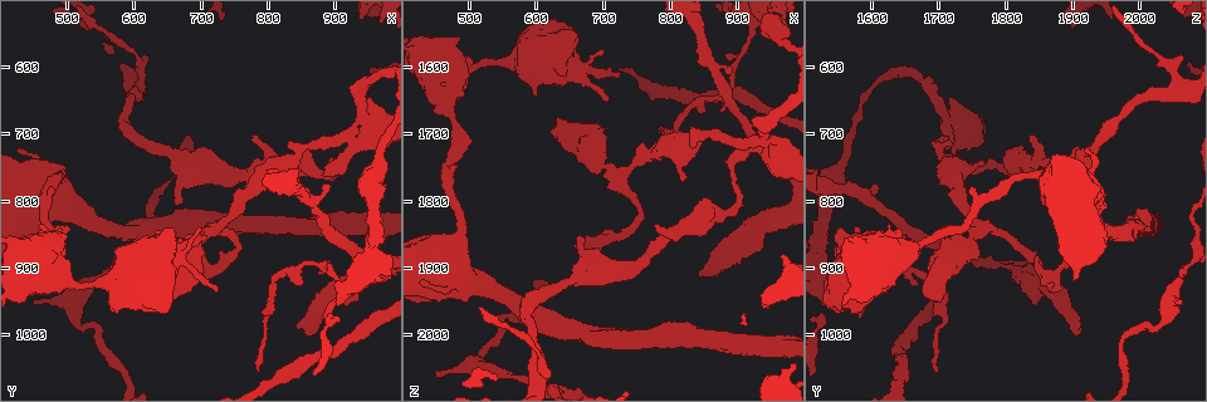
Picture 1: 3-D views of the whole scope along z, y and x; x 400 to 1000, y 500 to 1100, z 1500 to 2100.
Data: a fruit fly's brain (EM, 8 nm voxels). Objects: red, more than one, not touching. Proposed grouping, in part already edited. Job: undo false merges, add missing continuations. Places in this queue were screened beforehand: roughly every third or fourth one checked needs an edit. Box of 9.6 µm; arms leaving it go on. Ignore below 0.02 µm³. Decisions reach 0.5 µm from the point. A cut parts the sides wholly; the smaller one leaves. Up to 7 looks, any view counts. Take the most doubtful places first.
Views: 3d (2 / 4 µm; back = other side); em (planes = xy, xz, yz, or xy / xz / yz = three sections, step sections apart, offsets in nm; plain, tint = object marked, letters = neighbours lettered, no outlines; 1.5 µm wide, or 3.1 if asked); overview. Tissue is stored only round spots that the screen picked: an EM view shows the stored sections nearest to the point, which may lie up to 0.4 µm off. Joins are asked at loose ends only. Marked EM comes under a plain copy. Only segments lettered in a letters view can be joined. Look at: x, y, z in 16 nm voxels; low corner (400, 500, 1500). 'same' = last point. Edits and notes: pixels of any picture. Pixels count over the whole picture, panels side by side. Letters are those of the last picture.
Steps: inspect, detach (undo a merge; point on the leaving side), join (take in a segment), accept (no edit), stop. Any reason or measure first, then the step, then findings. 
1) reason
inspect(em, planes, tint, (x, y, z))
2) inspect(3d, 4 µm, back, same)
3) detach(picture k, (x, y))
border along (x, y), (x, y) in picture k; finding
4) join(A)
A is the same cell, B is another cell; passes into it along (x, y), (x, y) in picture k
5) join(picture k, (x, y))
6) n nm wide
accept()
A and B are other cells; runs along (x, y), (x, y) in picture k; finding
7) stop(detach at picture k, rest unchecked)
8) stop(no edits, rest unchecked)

stops while still wide
inspect(em, planes, letters, (845, 985, 1910))

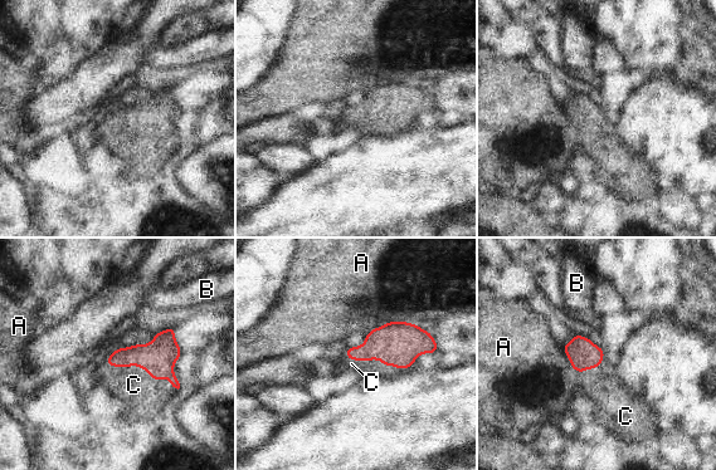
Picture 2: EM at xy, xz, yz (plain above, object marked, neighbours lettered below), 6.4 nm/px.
join(C)
C is the same cell, A and B are other cells; it goes on there

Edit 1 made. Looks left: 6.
inspect(overview)

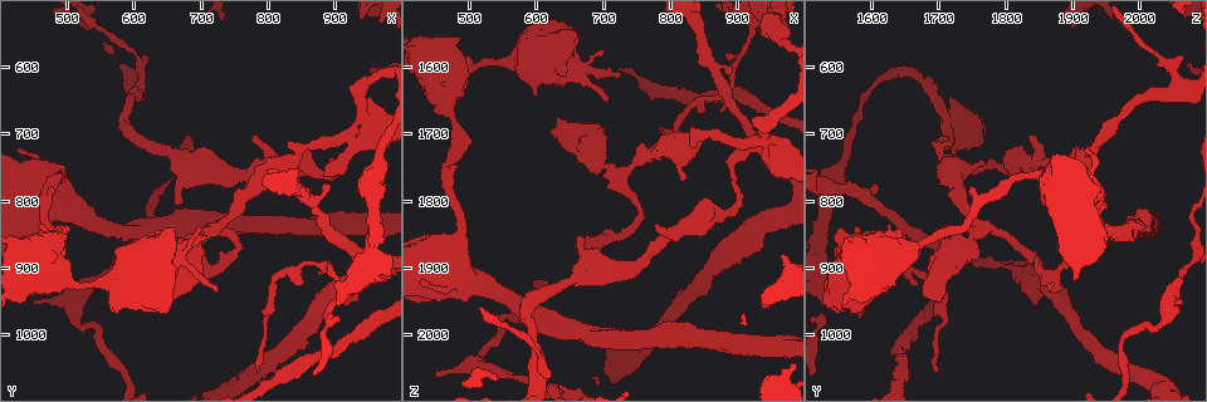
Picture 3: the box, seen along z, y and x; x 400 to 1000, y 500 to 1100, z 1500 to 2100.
branch stops here
inspect(em, planes, letters, (450, 950, 2065))

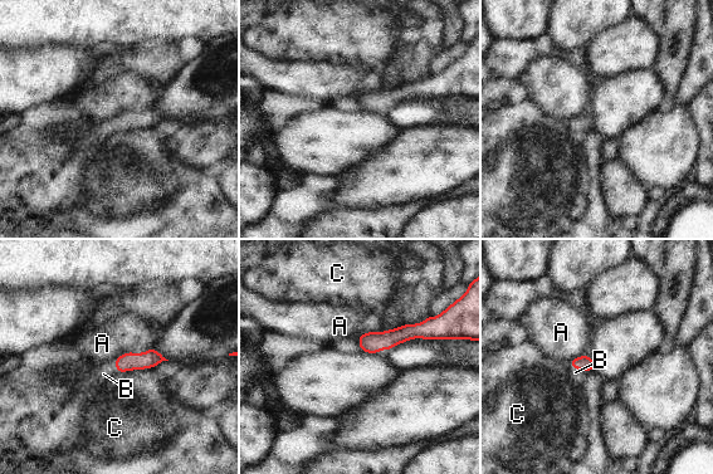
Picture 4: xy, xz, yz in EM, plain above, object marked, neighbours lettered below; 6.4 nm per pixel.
B touches over 150 nm
join(B)
B is the same cell, A and C are other cells; passes into it along (127, 361), (121, 371), (103, 374) in picture 4; it goes on there

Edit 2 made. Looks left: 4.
inspect(overview)

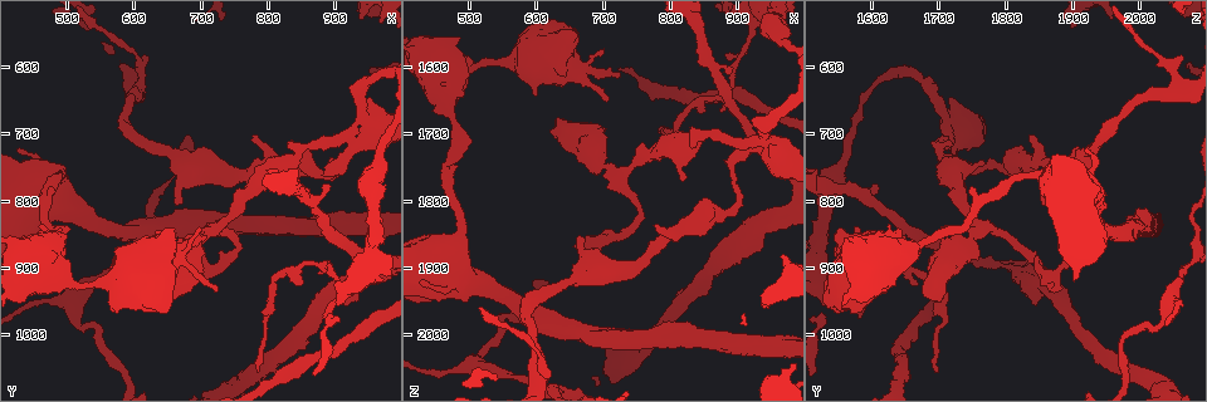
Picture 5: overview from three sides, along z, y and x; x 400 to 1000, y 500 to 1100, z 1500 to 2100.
an open end
inspect(em, yz, step 8, tint, (670, 800, 1855))

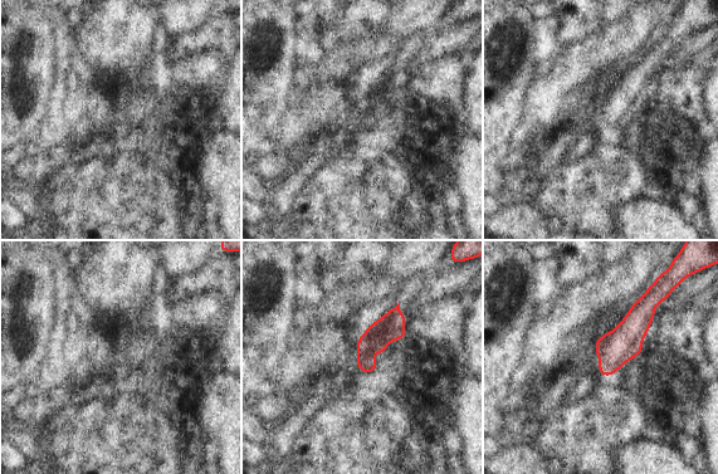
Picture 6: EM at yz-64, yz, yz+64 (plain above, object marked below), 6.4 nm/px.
inspect(em, planes, letters, same)

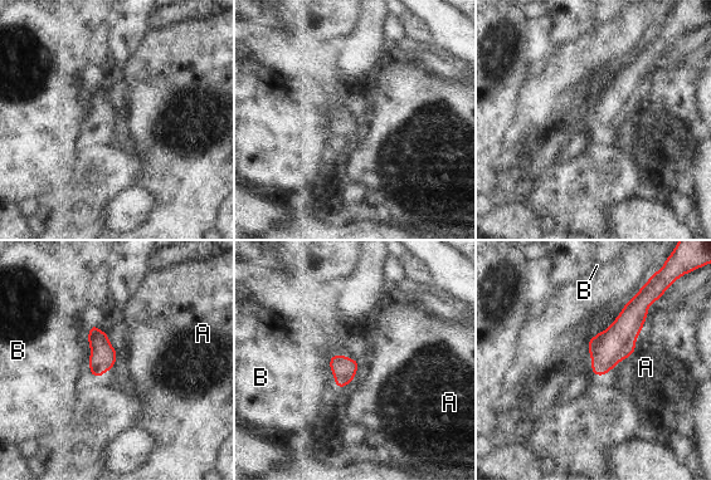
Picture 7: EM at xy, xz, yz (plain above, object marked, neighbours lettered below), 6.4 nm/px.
accept()
A and B are other cells; border along (636, 349), (628, 357) in picture 7; none of them fits

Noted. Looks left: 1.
stop(join at picture 2, join at picture 4, rest unchecked)

